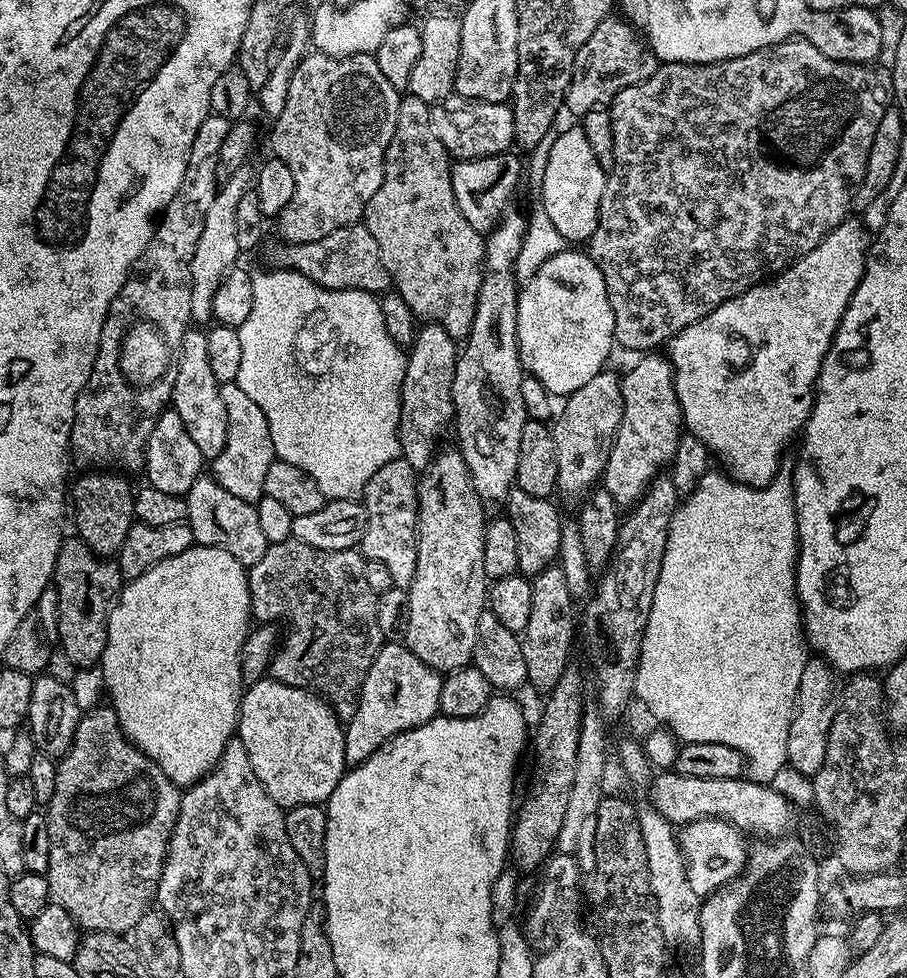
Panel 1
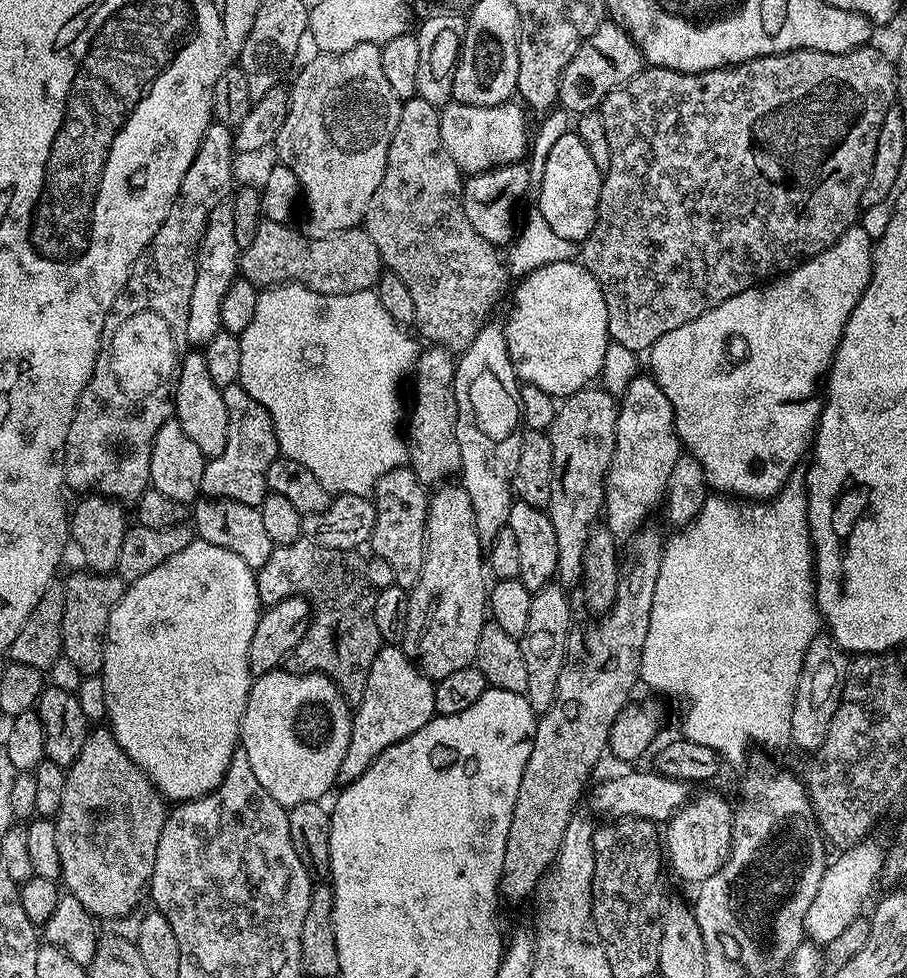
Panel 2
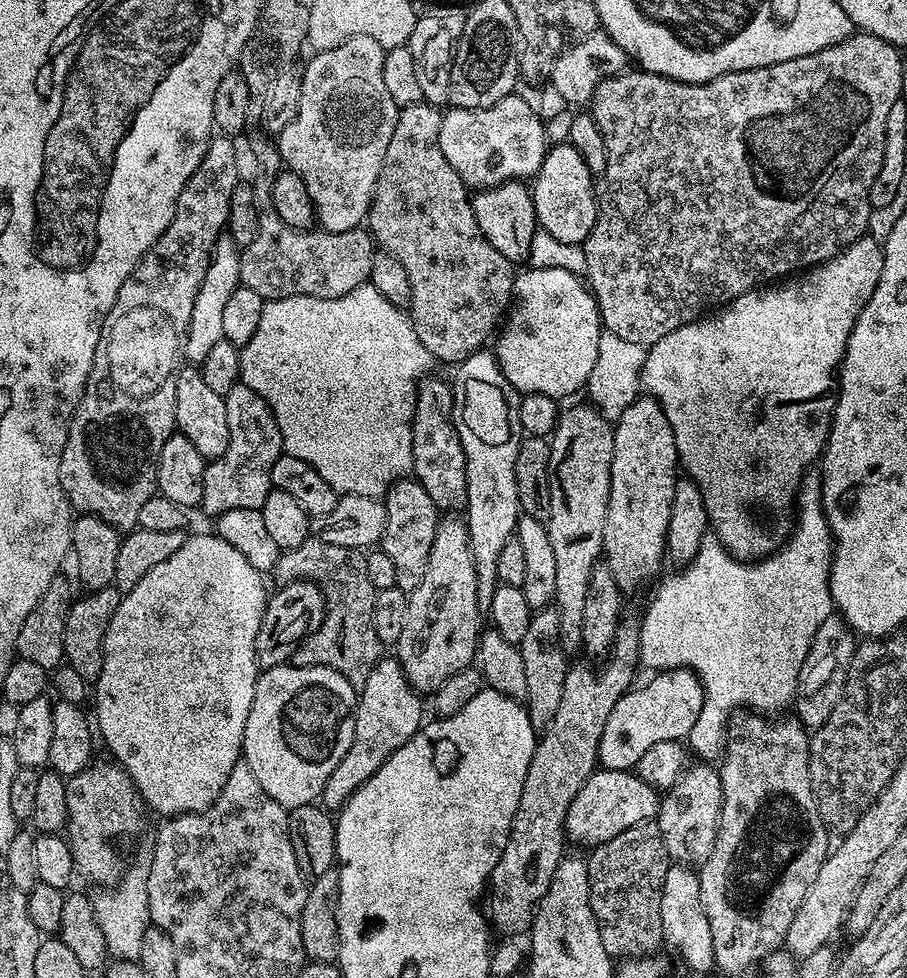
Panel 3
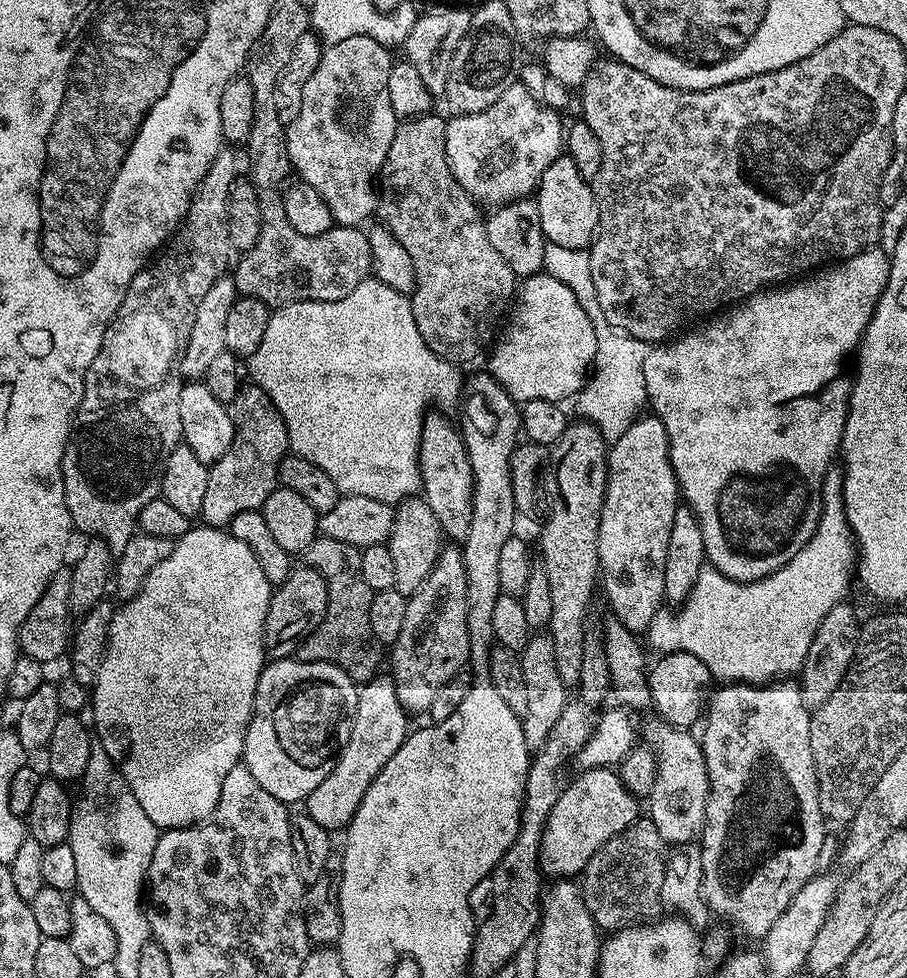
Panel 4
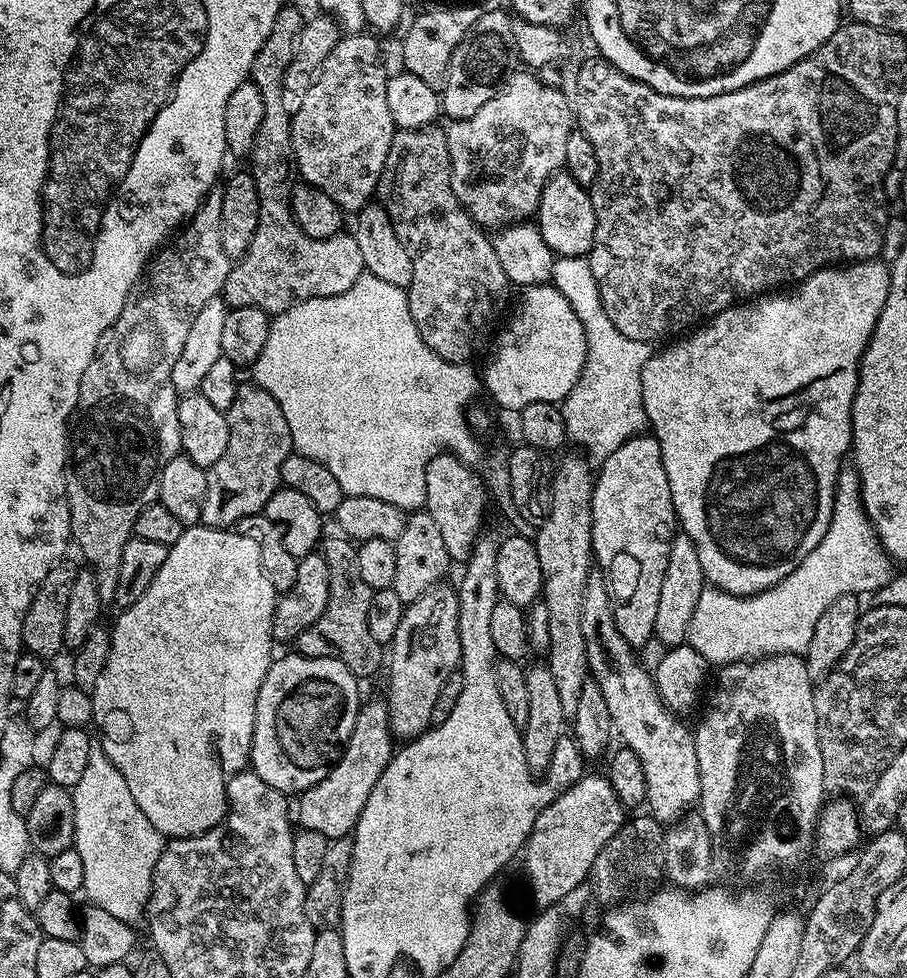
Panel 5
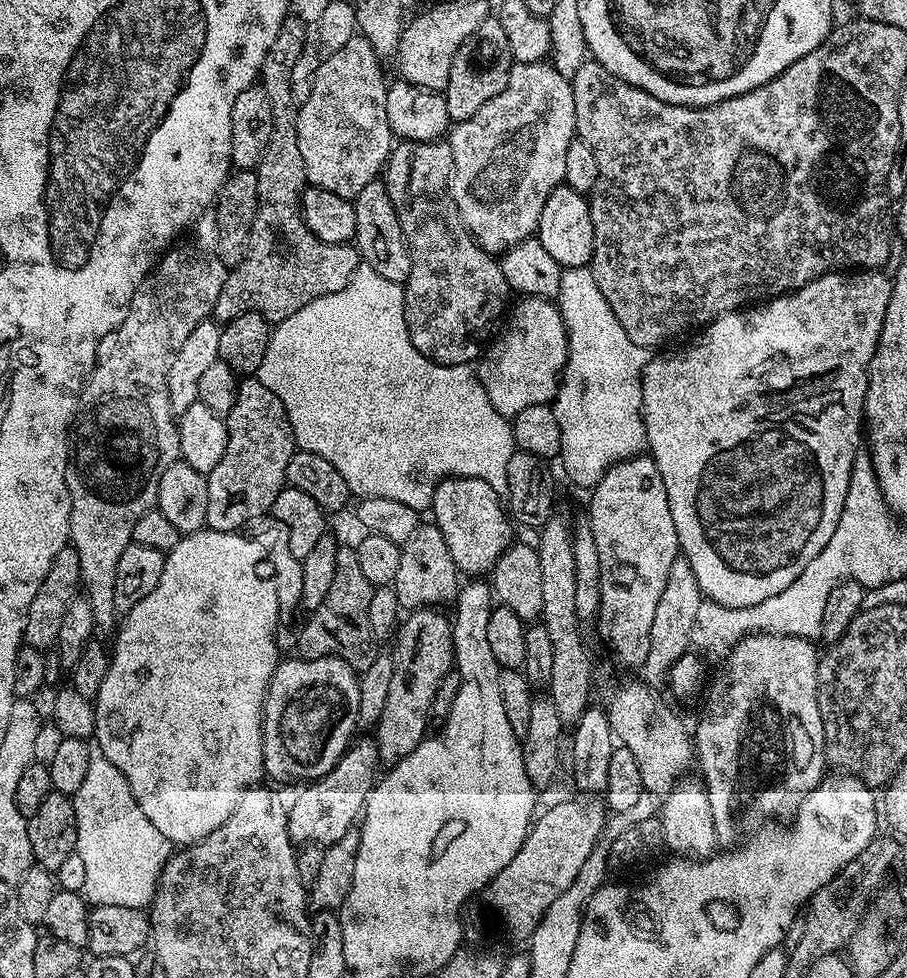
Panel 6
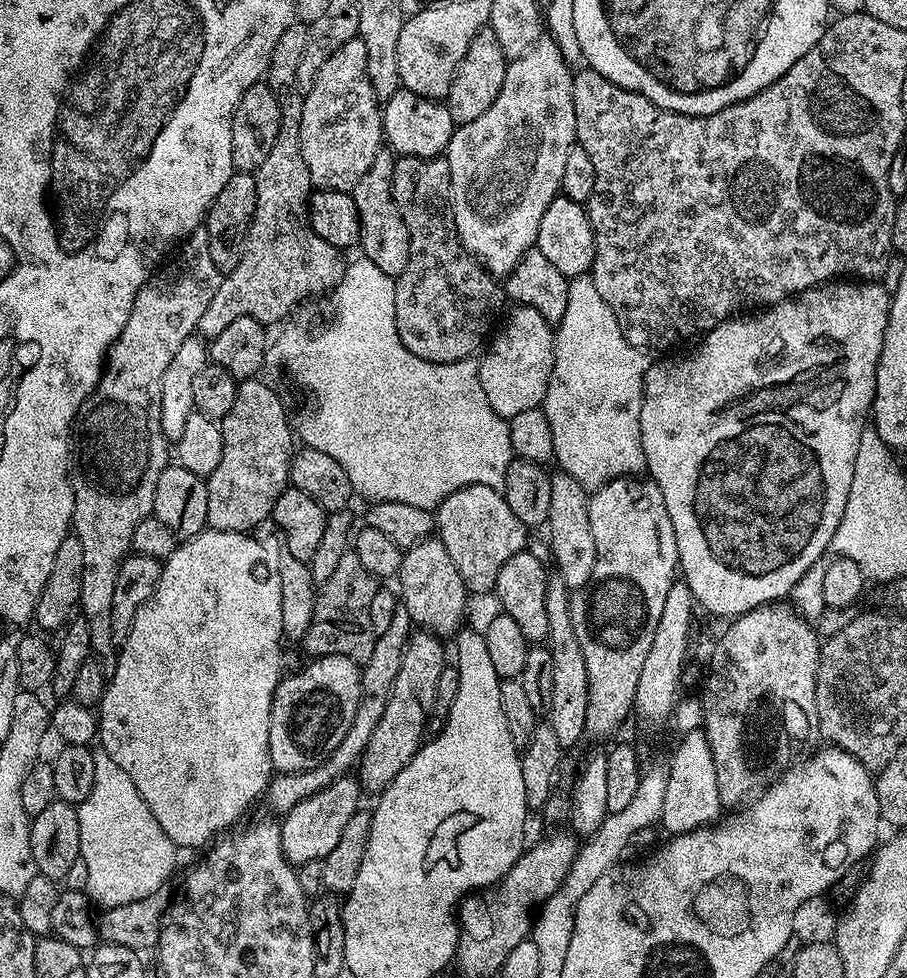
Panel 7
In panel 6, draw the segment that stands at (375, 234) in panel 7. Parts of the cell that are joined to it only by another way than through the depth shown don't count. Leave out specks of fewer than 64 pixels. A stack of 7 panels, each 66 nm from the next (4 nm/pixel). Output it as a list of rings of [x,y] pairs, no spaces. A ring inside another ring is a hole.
[[[383,179],[372,180],[370,186],[366,186],[362,194],[356,196],[354,203],[356,205],[354,247],[360,253],[361,261],[378,270],[382,278],[390,278],[390,282],[404,285],[410,278],[412,259],[408,239],[404,237],[404,231],[398,222],[398,214],[394,214],[394,202],[390,202],[390,194]]]

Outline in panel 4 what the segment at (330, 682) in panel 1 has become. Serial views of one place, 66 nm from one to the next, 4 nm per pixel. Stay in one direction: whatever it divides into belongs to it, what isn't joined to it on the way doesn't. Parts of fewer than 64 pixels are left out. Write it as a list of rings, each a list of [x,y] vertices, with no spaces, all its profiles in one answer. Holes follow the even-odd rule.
[[[317,535],[306,551],[306,564],[316,568],[326,578],[328,605],[324,621],[303,640],[298,649],[301,660],[326,662],[338,666],[357,685],[368,683],[381,671],[380,652],[382,645],[370,630],[370,602],[373,590],[362,578],[360,549],[350,542],[338,542],[338,538]]]

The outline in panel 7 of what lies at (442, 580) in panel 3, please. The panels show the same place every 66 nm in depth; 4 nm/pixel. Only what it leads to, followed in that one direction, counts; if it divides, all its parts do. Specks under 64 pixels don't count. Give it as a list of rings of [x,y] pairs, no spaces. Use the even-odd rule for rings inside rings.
[[[427,630],[413,631],[398,678],[394,678],[394,690],[390,690],[390,702],[386,702],[386,711],[382,713],[374,735],[370,737],[370,742],[366,742],[366,750],[360,756],[358,779],[365,793],[383,792],[384,787],[398,778],[410,758],[414,758],[421,748],[432,705],[436,703],[438,678],[442,678],[442,670],[446,667],[444,648],[440,644],[443,644],[441,637]]]

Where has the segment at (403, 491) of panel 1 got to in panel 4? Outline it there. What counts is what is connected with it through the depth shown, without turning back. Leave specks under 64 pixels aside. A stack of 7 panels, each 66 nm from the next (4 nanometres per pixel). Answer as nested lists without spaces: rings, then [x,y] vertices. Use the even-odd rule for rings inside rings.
[[[423,495],[408,496],[395,505],[387,546],[391,556],[394,557],[394,582],[400,593],[410,597],[419,590],[422,582],[426,582],[426,578],[438,562],[445,540],[438,518],[434,518],[434,510],[430,510]]]

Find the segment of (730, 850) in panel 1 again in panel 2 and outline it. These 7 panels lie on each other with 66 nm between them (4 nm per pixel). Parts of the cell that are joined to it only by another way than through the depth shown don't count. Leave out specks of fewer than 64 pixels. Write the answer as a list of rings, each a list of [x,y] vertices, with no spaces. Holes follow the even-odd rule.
[[[700,796],[689,799],[668,821],[662,832],[666,860],[684,880],[699,886],[713,876],[726,861],[732,848],[732,814],[734,808],[720,796]]]

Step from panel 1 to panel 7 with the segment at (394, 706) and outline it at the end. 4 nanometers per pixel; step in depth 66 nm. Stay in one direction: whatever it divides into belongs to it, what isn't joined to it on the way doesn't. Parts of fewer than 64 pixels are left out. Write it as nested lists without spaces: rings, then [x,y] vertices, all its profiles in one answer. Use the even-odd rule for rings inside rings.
[[[347,774],[338,778],[326,790],[298,802],[289,812],[283,813],[279,821],[282,850],[289,864],[299,866],[306,862],[323,860],[334,846],[338,846],[338,838],[342,838],[342,830],[346,830],[346,822],[354,818],[361,807],[362,785],[355,775]]]

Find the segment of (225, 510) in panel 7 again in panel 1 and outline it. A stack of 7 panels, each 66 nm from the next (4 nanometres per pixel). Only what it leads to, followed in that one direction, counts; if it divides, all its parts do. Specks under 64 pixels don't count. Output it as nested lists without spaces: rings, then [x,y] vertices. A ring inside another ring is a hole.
[[[235,382],[220,386],[222,403],[226,406],[226,447],[222,454],[211,461],[210,475],[213,480],[230,494],[242,498],[248,504],[256,504],[264,496],[266,486],[266,470],[270,470],[276,459],[274,442],[270,442],[270,426],[266,422],[266,414],[243,392]]]

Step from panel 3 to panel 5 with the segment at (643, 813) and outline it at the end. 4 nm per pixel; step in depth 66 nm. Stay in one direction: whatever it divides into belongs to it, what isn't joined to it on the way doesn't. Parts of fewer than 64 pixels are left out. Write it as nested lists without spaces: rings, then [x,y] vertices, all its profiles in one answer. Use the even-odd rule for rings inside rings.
[[[585,774],[576,784],[541,812],[537,812],[532,832],[522,852],[524,872],[532,887],[532,900],[537,909],[551,909],[559,905],[564,895],[592,875],[592,867],[606,842],[618,834],[624,825],[626,809],[614,794],[607,775]]]

